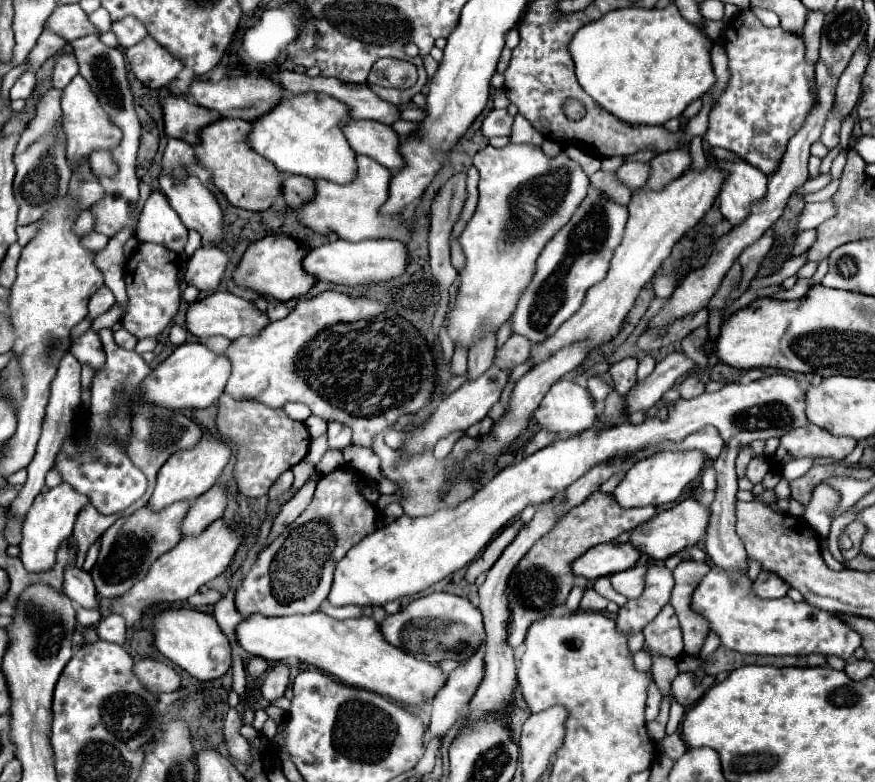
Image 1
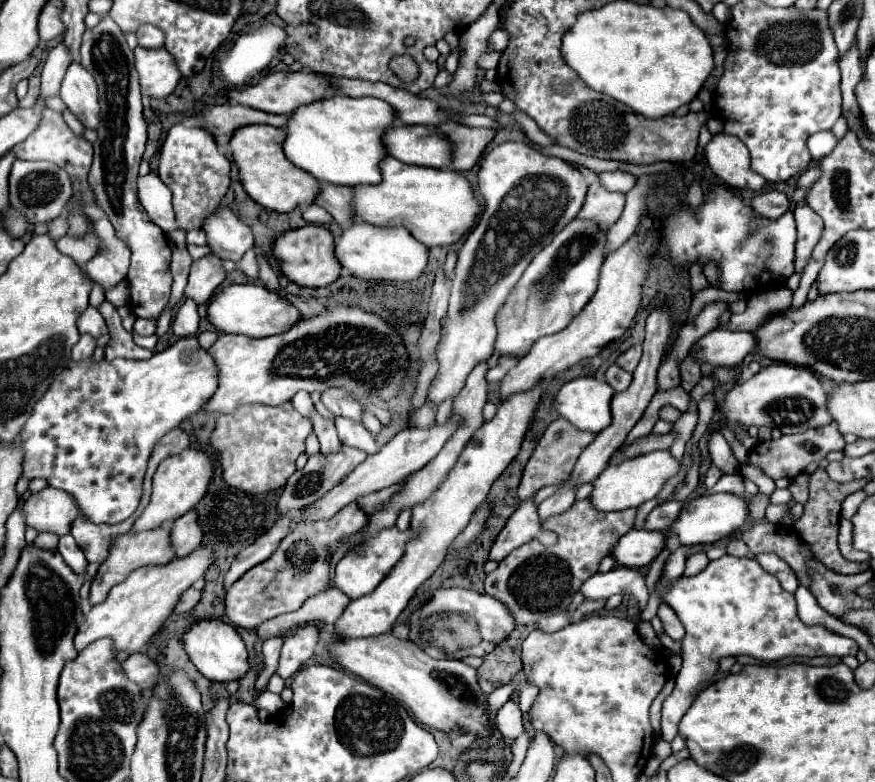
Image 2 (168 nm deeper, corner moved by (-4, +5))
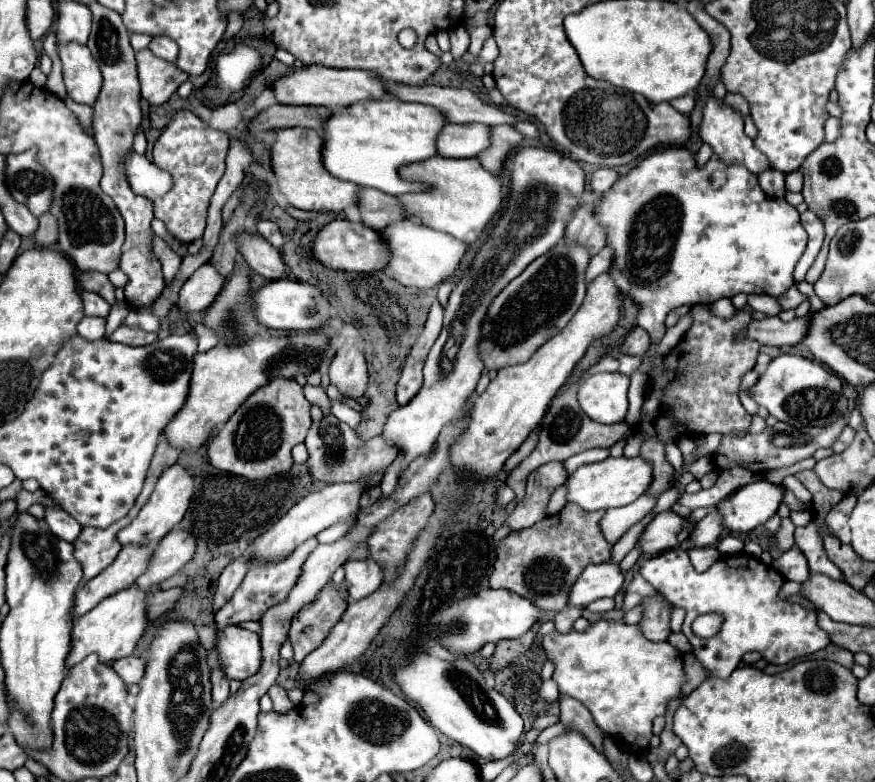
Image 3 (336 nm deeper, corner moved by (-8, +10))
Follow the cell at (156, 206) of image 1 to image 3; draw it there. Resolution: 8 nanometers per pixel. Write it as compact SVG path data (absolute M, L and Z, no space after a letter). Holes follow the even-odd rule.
M131 152L125 160L125 176L131 190L149 200L161 198L167 190L171 190L171 176L159 170L145 156Z

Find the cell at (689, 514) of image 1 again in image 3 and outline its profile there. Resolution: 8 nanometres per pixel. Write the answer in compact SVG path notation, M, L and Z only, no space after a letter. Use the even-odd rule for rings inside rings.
M759 480L739 488L729 498L719 502L717 508L719 512L723 512L725 528L743 534L765 524L773 514L777 514L783 496L785 496L783 484Z

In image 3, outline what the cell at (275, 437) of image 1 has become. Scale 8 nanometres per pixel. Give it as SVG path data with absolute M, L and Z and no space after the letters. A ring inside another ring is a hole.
M281 376L273 378L269 384L255 390L207 444L211 464L249 480L263 480L275 476L275 472L287 472L293 464L291 448L305 440L307 428L311 426L309 408L311 404L295 380Z

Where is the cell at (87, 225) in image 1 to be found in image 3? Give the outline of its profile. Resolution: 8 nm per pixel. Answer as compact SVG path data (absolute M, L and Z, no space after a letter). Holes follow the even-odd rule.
M49 212L39 216L39 230L33 236L37 246L55 246L57 244L57 220Z

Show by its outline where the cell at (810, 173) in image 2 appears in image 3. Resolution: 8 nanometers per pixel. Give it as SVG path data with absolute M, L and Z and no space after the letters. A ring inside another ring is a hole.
M797 170L797 172L789 172L787 178L785 178L785 188L789 192L801 192L801 186L803 186L803 174Z

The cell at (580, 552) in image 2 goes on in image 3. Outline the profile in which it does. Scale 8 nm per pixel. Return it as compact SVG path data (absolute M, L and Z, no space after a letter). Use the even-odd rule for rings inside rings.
M567 504L561 512L543 518L539 524L519 530L519 532L509 532L497 550L497 560L493 566L491 574L491 588L507 588L513 590L515 594L529 598L533 604L537 604L541 610L553 610L559 612L567 606L567 590L571 590L571 584L577 580L579 572L583 572L585 566L589 564L603 564L611 558L611 544L603 538L599 530L599 520L603 518L605 512L583 512L581 508L575 508L575 504Z

